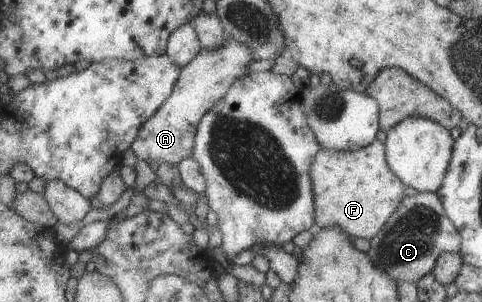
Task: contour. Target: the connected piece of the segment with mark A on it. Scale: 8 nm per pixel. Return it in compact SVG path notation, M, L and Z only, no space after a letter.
M230 37L216 50L201 48L200 52L180 70L180 76L172 88L172 93L140 126L136 138L129 147L134 158L148 164L152 161L160 161L178 165L182 158L191 156L192 138L194 138L196 124L200 122L200 118L226 94L226 90L236 78L249 74L246 64L252 60L252 56L248 50L250 48L246 44L234 42Z

